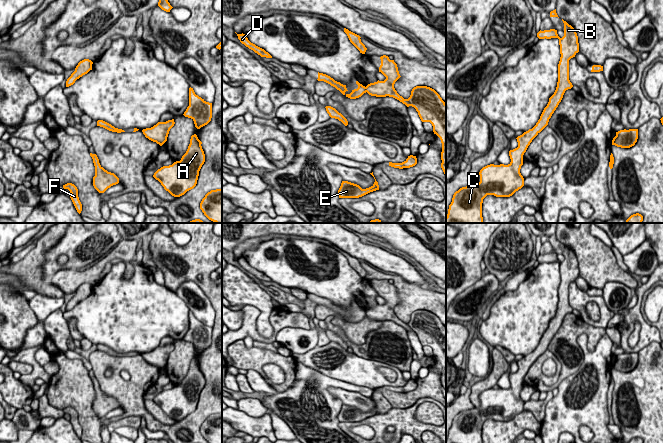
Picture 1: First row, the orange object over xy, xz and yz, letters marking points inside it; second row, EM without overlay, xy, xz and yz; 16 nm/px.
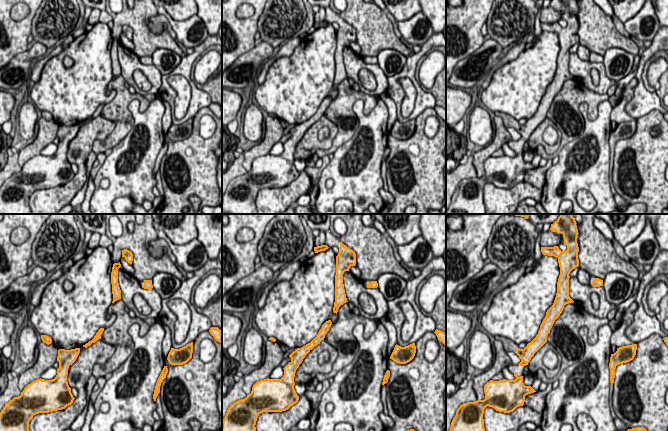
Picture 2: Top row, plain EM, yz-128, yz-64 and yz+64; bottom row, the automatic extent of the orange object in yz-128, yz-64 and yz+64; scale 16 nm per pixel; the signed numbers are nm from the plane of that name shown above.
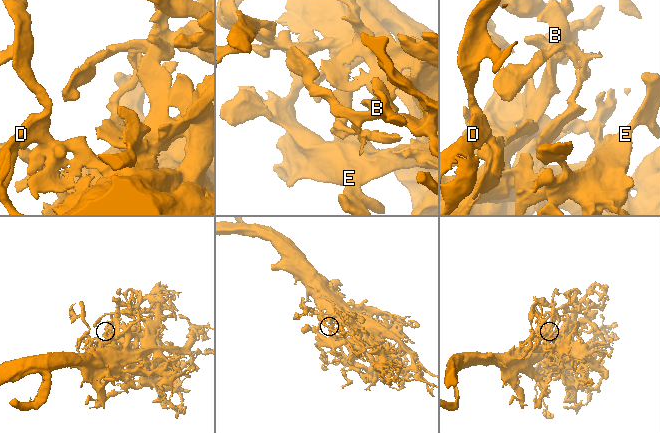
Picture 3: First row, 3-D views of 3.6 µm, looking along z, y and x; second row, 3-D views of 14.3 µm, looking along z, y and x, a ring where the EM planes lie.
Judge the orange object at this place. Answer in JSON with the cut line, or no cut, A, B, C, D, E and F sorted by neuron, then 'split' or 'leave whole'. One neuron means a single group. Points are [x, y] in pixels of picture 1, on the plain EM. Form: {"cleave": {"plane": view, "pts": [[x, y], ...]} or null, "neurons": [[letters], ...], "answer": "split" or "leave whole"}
{"cleave": null, "neurons": [["A", "B", "C", "D", "E", "F"]], "answer": "leave whole"}

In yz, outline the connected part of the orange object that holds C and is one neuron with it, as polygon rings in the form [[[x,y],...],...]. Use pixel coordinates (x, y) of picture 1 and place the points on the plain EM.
[[[562,243],[564,260],[560,262],[557,254],[539,255],[539,263],[558,262],[560,269],[560,285],[558,288],[558,306],[554,318],[549,322],[536,349],[518,360],[518,371],[509,375],[511,386],[508,389],[490,388],[480,396],[480,406],[462,411],[453,419],[446,443],[483,443],[482,427],[487,419],[510,421],[524,410],[524,402],[520,397],[523,379],[532,364],[548,349],[549,343],[561,326],[566,314],[573,311],[569,304],[569,284],[579,276],[578,260],[574,252]]]

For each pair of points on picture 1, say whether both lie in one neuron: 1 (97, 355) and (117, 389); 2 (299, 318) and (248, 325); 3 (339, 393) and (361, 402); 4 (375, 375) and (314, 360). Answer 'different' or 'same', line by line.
1: same
2: same
3: same
4: same

